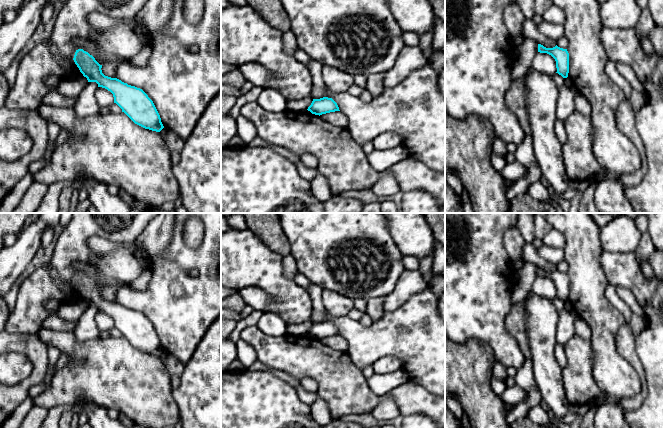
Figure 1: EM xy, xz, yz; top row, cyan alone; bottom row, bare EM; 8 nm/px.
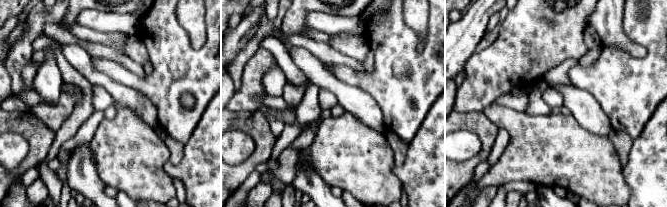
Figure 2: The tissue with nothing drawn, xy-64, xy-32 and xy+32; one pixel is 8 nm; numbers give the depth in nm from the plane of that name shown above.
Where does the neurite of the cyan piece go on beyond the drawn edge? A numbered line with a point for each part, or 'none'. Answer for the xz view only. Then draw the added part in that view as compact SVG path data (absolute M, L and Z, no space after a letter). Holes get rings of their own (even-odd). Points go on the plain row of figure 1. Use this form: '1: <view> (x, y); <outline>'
none

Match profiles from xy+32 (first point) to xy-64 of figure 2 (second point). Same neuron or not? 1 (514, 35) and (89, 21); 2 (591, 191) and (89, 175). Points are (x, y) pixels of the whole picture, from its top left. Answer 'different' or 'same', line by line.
1: different
2: different

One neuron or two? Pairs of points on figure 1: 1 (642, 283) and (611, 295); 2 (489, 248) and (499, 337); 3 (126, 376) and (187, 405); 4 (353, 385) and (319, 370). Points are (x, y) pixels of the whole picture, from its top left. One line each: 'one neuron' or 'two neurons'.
1: two neurons
2: one neuron
3: two neurons
4: one neuron

